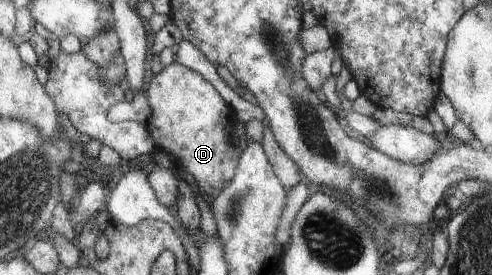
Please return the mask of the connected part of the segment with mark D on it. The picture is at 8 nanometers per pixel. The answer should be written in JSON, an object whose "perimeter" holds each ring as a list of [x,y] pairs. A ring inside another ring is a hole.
{"perimeter":[[[172,62],[161,68],[160,72],[151,76],[146,88],[147,102],[151,108],[151,114],[145,126],[151,133],[155,150],[166,152],[177,166],[183,167],[194,178],[201,194],[206,197],[214,197],[235,176],[237,160],[241,151],[235,151],[232,145],[228,145],[229,133],[233,128],[232,119],[235,114],[231,107],[223,101],[222,95],[200,74],[185,66]]]}

